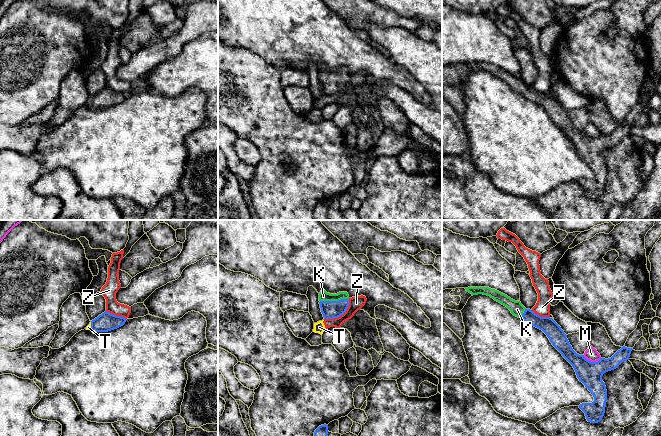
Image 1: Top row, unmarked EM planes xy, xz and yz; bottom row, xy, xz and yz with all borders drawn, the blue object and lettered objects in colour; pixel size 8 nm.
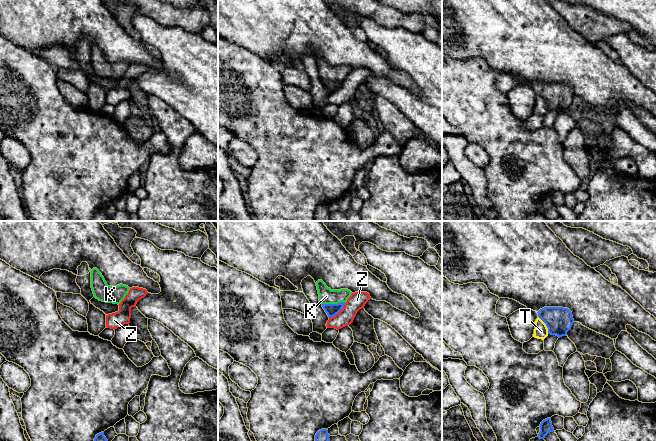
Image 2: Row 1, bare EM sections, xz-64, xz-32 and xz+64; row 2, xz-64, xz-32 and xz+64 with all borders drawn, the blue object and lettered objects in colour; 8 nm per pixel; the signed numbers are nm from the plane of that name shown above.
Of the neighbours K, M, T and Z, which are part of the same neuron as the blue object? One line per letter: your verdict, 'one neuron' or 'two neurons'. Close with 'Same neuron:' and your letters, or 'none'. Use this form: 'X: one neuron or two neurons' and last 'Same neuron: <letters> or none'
K: one neuron
M: two neurons
T: two neurons
Z: two neurons
Same neuron: K

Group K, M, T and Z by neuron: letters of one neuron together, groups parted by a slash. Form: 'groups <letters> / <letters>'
groups K / M / T Z

